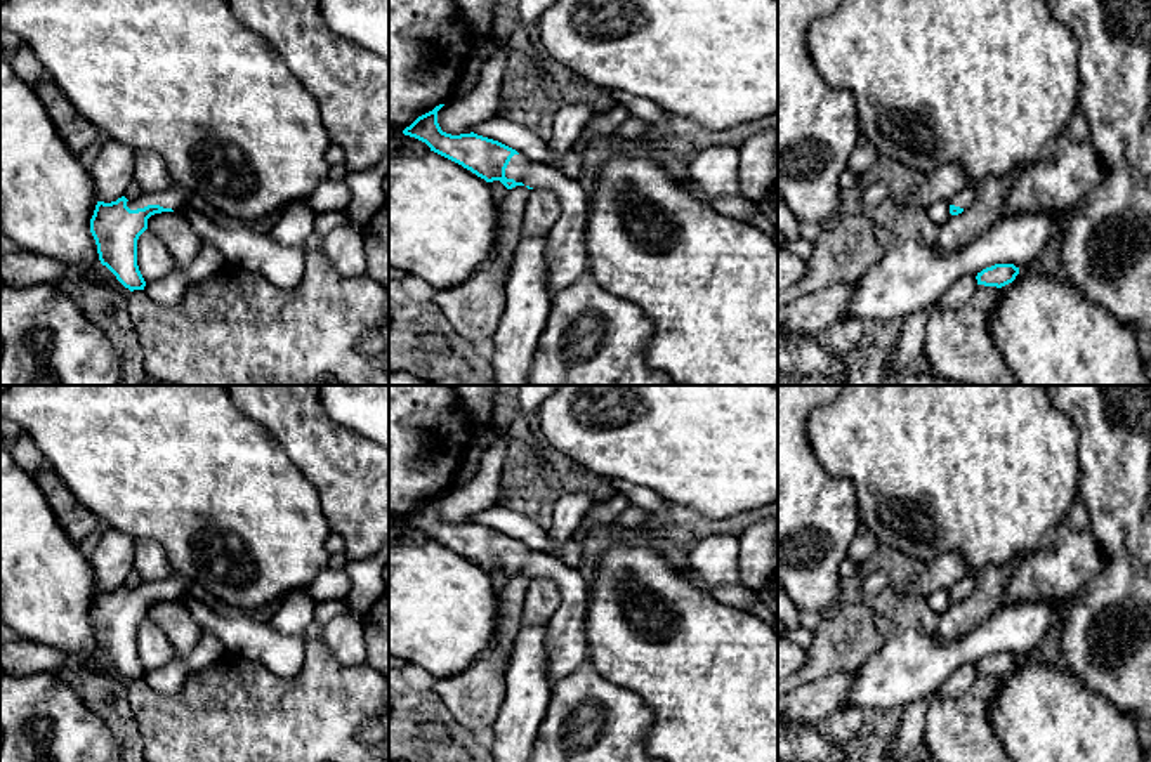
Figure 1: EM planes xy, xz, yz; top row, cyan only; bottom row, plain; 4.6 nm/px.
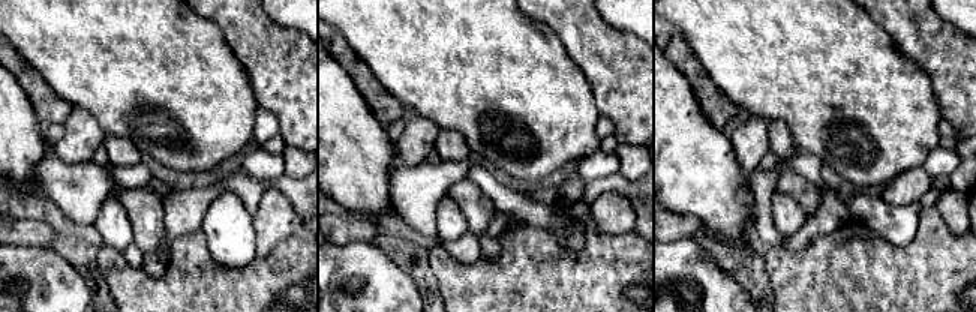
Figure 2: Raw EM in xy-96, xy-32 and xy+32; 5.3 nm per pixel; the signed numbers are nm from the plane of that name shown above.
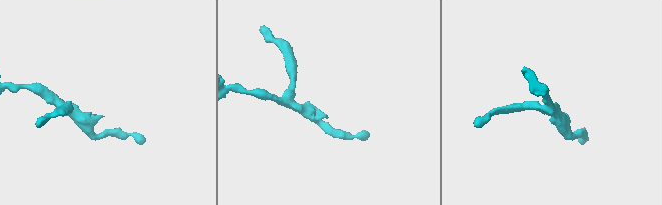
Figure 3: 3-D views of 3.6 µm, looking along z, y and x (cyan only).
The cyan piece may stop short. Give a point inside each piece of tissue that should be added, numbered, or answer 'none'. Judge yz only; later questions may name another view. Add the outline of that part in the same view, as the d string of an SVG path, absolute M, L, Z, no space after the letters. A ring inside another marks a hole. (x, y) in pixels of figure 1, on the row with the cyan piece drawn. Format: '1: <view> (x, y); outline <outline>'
1: yz (964, 198); outline M969 184L967 187L964 187L962 191L958 191L957 194L953 194L948 203L960 207L964 210L970 208L970 205L976 200L976 189L972 184Z

